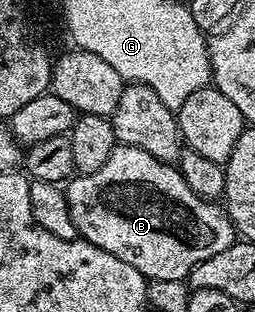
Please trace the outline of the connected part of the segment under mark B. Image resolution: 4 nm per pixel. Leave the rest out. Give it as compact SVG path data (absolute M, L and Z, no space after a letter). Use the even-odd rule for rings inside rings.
M115 146L113 153L109 153L109 161L105 161L101 169L88 175L76 174L65 190L78 238L97 245L97 249L105 249L105 253L113 253L113 257L121 257L121 261L133 265L133 269L140 271L148 281L186 280L197 264L229 249L237 239L226 206L197 197L197 193L185 185L185 177L181 177L178 166L162 163L145 153L145 149Z

